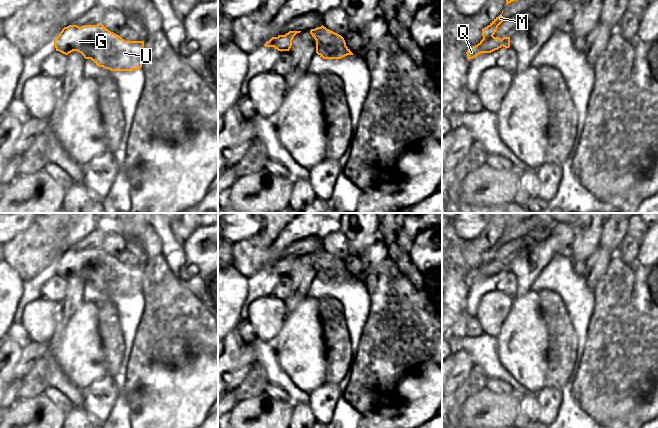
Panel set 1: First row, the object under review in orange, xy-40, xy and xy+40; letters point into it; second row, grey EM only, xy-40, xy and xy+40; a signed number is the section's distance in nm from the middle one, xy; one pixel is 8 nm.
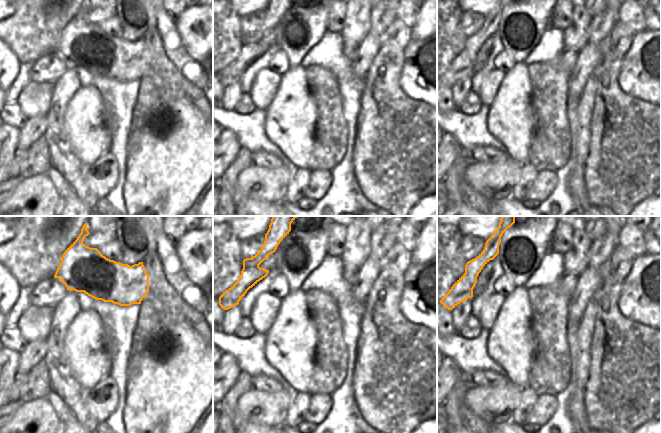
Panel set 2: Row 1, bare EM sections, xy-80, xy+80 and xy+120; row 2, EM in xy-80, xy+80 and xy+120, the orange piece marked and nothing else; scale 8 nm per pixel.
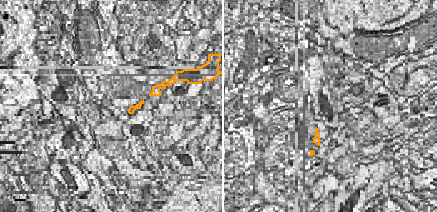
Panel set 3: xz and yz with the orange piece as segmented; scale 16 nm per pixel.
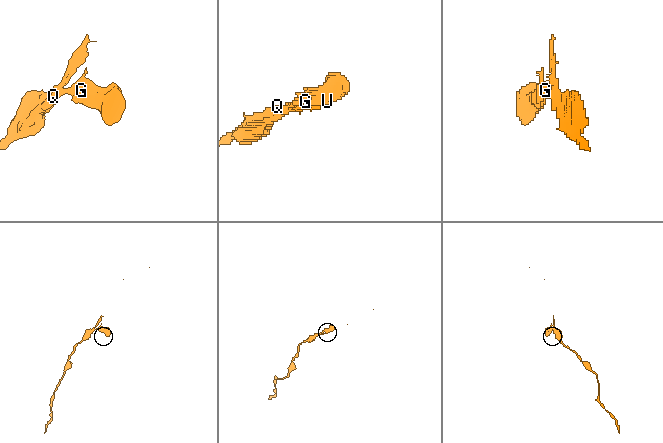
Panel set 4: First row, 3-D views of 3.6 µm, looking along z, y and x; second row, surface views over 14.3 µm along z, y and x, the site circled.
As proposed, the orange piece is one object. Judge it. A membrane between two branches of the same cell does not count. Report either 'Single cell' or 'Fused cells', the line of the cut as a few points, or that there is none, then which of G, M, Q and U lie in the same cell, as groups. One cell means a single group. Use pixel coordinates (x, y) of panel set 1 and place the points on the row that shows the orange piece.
Fused cells. Split along xy (278, 37), (273, 46). Groups: G U / M Q

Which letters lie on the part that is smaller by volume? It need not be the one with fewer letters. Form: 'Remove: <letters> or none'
Remove: G, U

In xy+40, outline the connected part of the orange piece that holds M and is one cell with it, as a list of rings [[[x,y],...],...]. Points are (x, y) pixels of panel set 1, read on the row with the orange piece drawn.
[[[501,13],[487,27],[482,29],[483,39],[477,45],[468,47],[466,54],[469,59],[473,59],[481,53],[491,53],[503,46],[503,40],[499,37],[494,37],[493,35],[498,26],[505,20],[506,18],[503,17]]]

